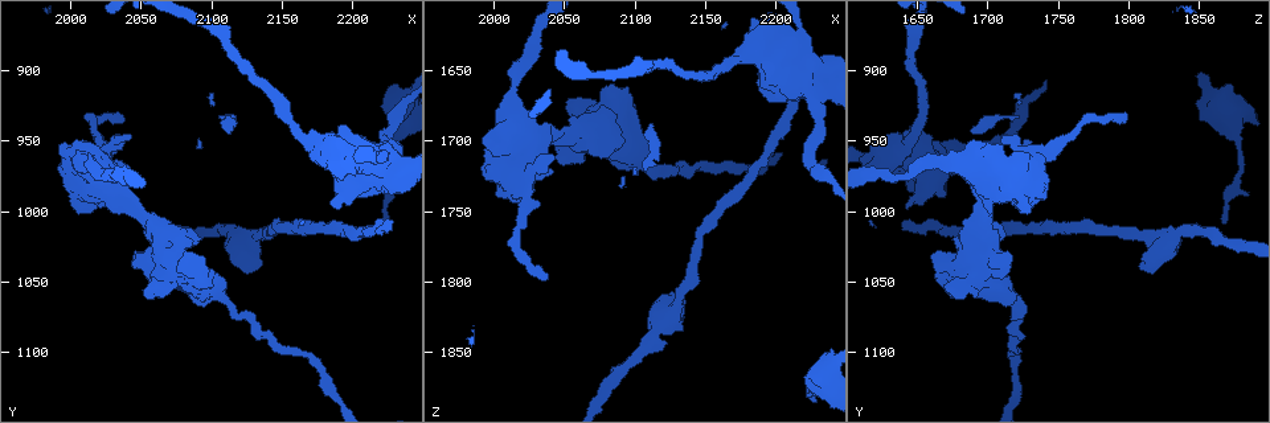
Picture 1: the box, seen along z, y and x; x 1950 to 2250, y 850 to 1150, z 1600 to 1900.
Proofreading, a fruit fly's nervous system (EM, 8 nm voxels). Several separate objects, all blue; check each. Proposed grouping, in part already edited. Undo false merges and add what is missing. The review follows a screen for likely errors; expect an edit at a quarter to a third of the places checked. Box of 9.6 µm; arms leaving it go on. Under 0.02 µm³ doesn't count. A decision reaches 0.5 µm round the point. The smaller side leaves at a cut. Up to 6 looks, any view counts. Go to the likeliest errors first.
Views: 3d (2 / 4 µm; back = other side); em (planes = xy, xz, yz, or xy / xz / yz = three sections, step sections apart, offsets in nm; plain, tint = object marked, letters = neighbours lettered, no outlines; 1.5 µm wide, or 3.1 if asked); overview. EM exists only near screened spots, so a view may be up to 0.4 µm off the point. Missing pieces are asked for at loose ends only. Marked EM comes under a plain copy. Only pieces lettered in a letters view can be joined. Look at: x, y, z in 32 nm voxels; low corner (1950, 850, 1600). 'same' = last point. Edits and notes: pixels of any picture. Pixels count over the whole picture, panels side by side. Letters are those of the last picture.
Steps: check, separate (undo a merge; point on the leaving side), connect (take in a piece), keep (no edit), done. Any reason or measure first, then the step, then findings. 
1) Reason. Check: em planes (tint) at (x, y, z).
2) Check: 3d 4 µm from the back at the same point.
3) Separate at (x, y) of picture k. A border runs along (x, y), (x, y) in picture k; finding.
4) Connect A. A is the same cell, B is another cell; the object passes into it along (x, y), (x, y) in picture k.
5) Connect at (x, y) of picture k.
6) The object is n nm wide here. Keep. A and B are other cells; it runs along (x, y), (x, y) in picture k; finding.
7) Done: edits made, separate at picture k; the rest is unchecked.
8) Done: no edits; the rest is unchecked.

An open end. Check: em planes (letters) at (2230, 1010, 1640).

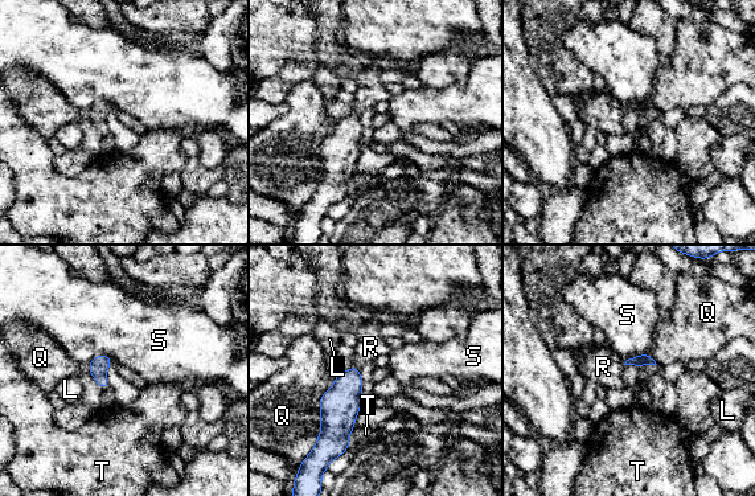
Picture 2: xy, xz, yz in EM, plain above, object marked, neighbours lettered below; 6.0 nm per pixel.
Connect R. R is the same cell, L, Q, S and T are other cells; the object passes into it along (340, 404), (355, 367), (370, 347) in picture 2; it goes on there.

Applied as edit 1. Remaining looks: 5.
Check: overview.

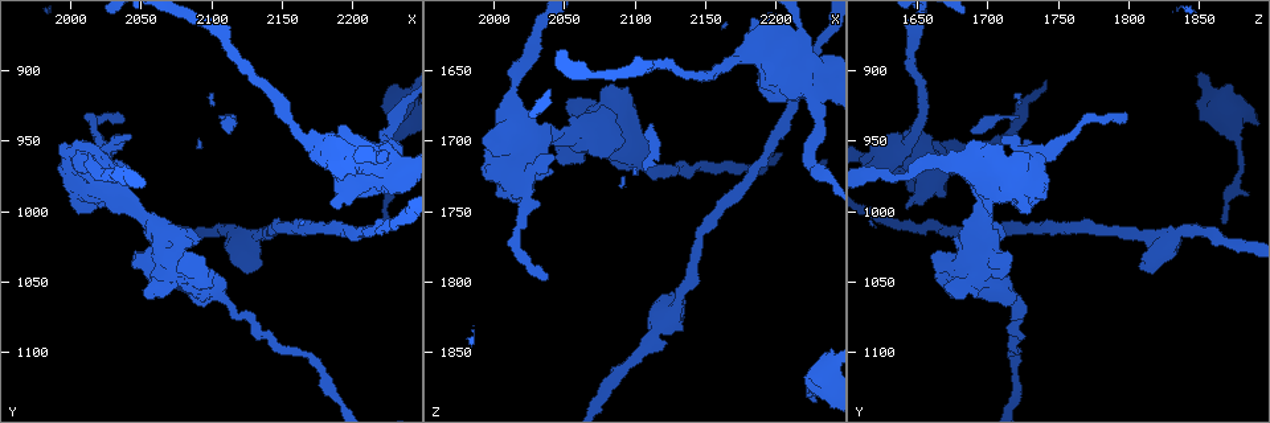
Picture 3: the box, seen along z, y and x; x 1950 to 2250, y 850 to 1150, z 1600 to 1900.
Check: 3d 4 µm at (2036, 934, 1800).

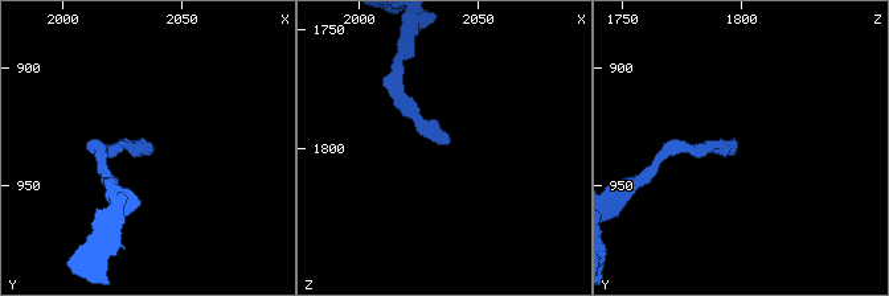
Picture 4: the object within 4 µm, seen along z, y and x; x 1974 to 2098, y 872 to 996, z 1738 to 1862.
Check: em xz step 4 (tint) at (2037, 934, 1798).

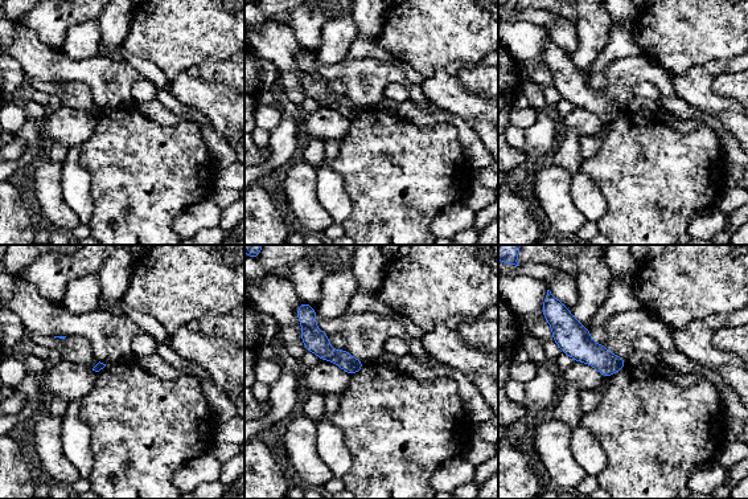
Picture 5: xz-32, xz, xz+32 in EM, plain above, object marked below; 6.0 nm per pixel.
Check: em planes (letters) at the same point.

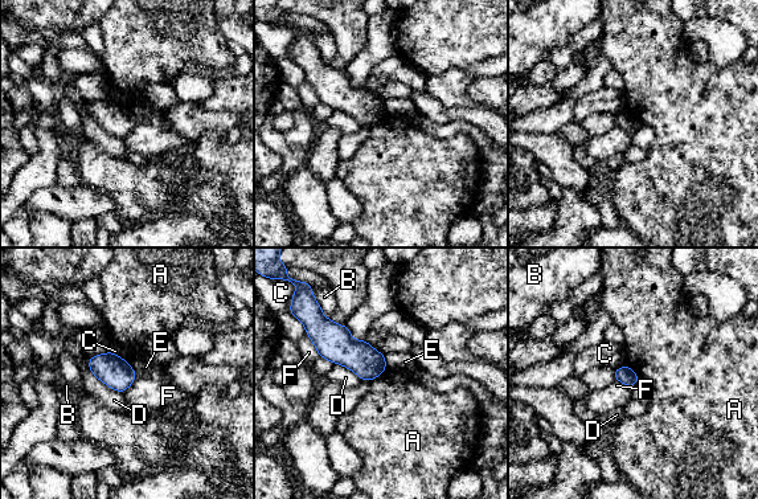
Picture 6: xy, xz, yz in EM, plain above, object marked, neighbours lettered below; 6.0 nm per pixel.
Keep. A, B, C, D, E and F are other cells; a border runs along (386, 367), (369, 381) in picture 6; none of them fits.

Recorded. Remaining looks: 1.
Done: edits made, connect at picture 2; the rest is unchecked.

